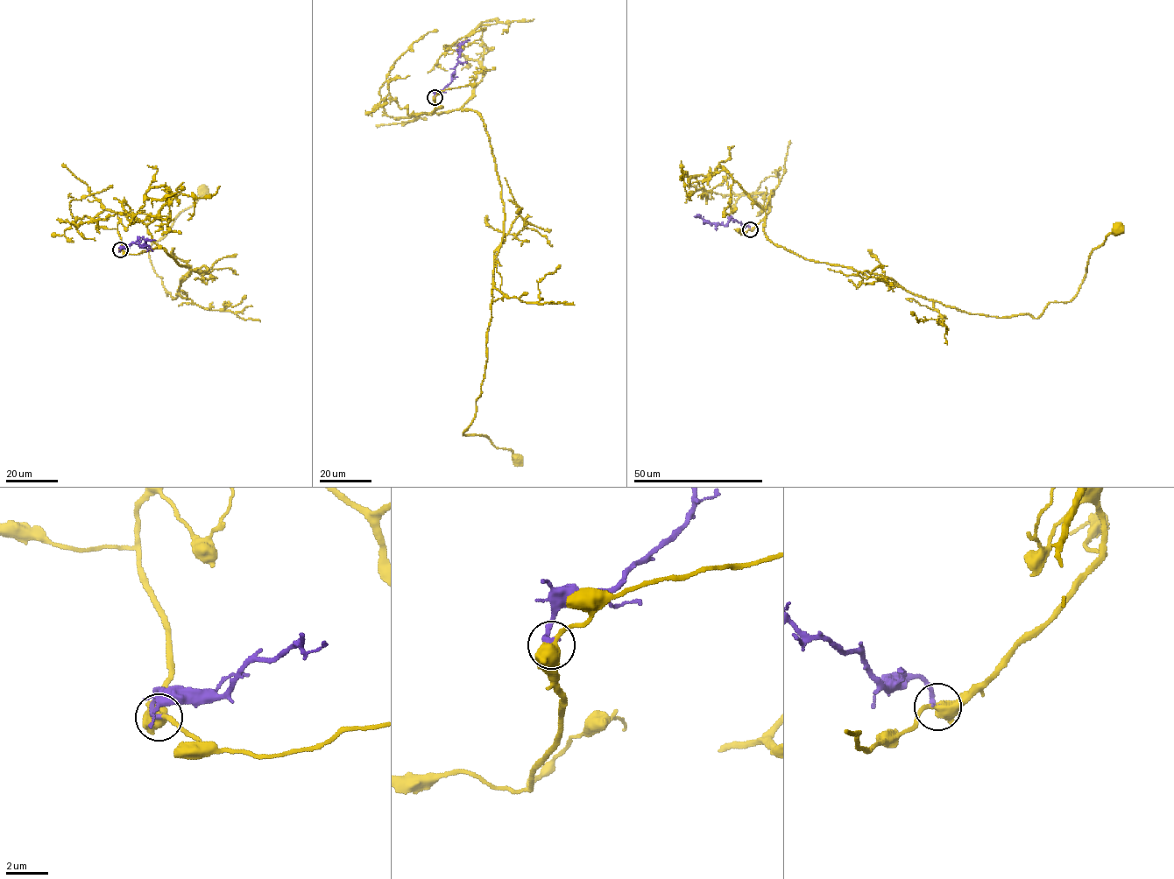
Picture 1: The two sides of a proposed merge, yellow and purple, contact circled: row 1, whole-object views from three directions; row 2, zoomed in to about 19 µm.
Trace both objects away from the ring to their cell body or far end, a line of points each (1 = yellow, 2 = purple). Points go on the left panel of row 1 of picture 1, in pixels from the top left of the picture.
1: (120, 249), (118, 214), (135, 214), (157, 244), (190, 268), (174, 298), (149, 250), (204, 191)
2: (120, 249), (120, 247), (127, 247), (137, 240), (140, 246), (147, 240), (155, 240)

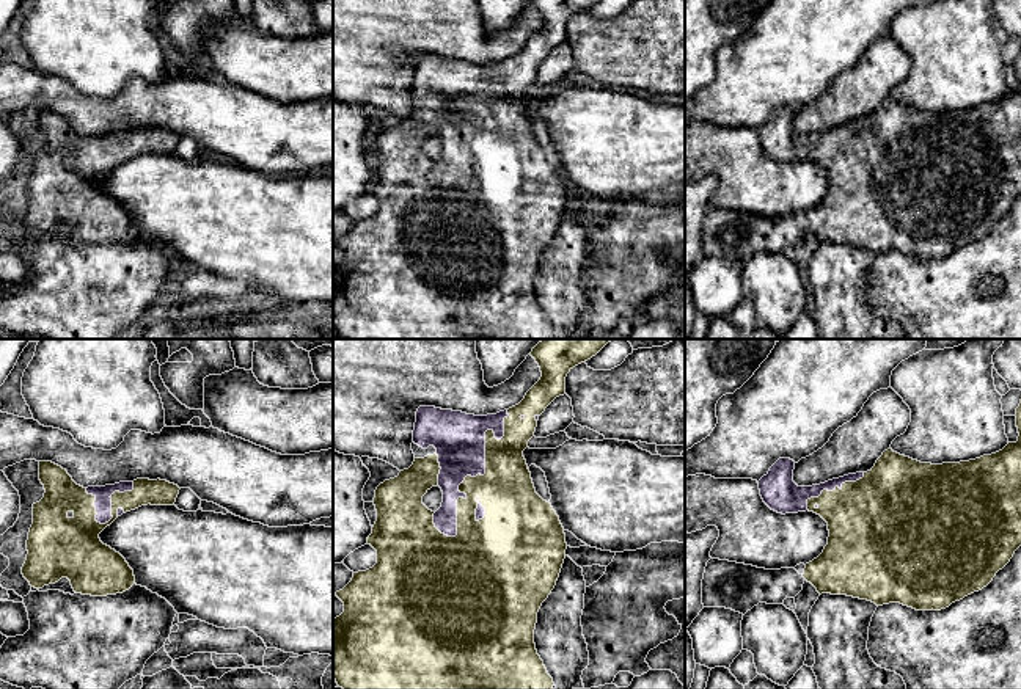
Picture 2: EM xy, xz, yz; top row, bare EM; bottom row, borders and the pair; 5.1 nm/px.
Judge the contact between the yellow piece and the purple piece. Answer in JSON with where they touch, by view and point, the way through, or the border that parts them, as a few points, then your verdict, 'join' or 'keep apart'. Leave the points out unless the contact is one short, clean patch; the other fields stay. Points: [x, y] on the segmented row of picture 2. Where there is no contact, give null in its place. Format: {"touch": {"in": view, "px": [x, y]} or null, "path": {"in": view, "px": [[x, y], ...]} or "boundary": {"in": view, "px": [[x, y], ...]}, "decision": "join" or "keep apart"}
{"touch": {"in": "xz", "px": [478, 474]}, "decision": "join"}

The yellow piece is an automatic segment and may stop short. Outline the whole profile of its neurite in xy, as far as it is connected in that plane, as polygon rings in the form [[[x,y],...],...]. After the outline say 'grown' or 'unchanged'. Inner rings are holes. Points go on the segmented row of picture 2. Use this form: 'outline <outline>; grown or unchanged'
outline [[[39,461],[39,480],[46,493],[33,504],[28,554],[22,567],[22,574],[30,585],[42,589],[68,578],[74,592],[82,595],[107,596],[129,590],[135,584],[134,570],[119,552],[101,541],[99,534],[118,516],[141,505],[174,505],[181,488],[160,479],[83,488],[66,469],[52,461]]]; grown

